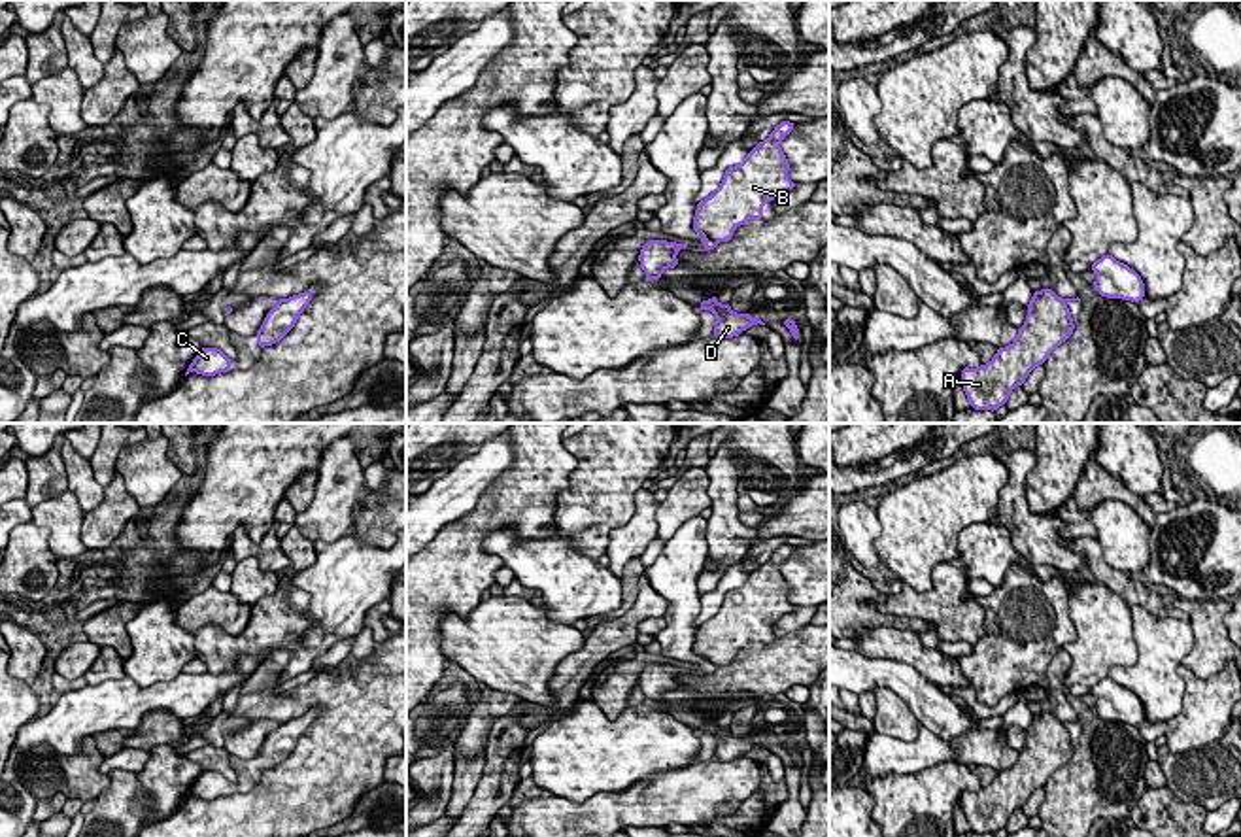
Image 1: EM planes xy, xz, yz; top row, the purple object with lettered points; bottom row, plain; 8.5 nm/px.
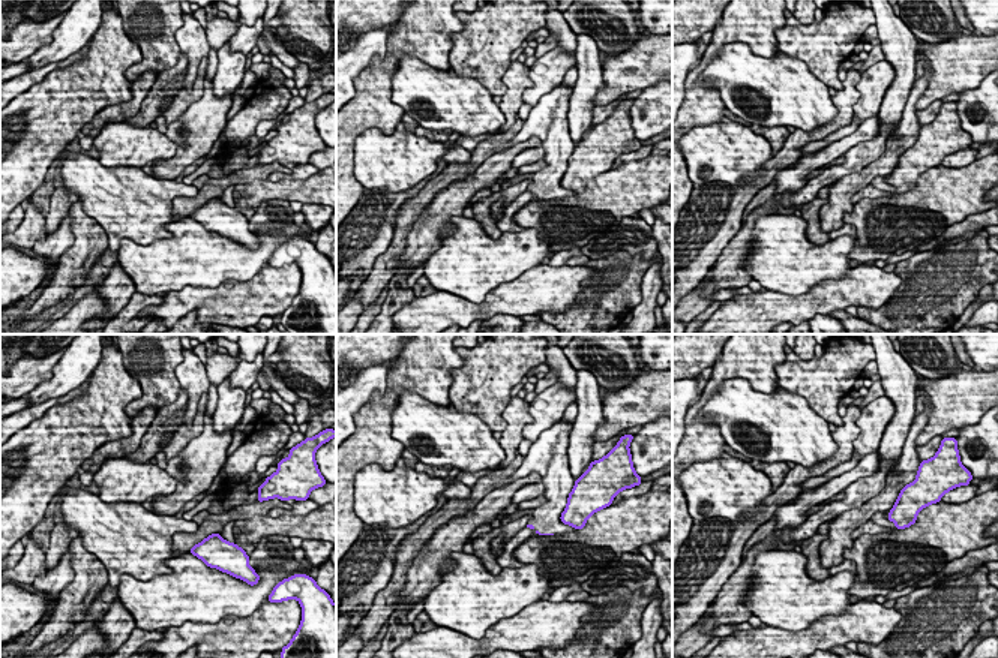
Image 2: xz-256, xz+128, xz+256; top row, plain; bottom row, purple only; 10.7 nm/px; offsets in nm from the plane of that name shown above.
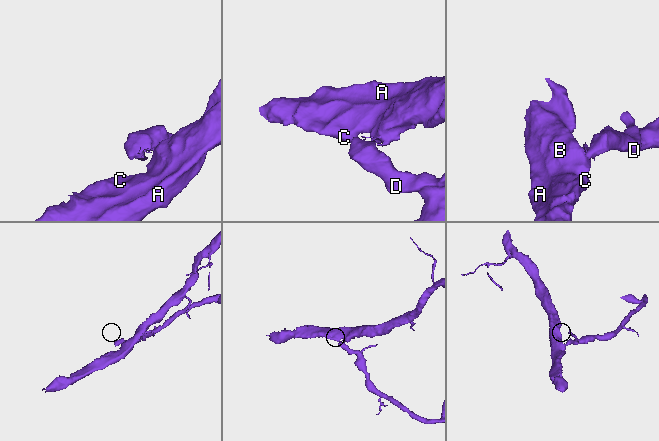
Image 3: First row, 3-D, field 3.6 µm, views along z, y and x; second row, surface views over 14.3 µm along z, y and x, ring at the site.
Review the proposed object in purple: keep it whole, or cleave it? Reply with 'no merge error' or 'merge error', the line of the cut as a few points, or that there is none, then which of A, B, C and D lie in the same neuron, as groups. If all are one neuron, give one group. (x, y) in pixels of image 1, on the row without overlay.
merge error; cut xz (699, 656), (716, 666); groups A B C / D

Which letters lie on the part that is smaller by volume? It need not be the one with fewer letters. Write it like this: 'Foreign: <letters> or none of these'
Foreign: D

